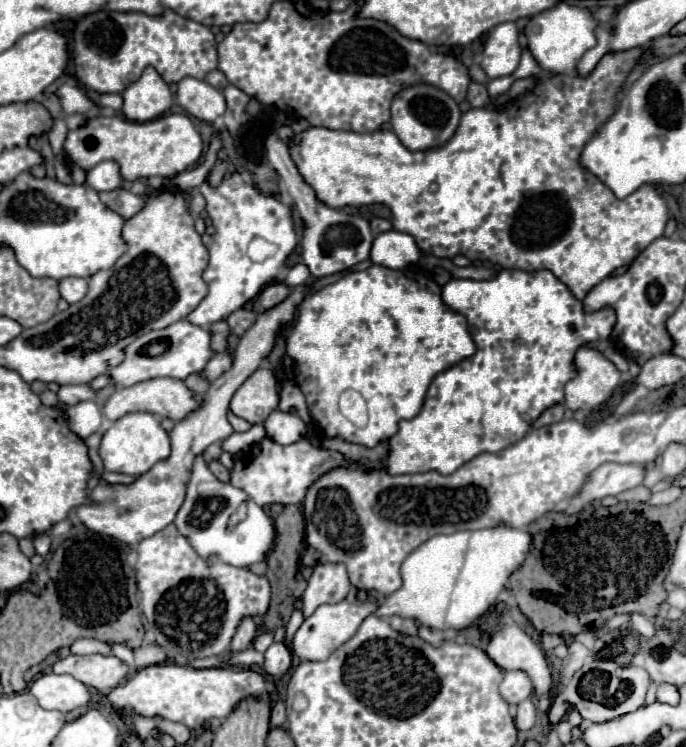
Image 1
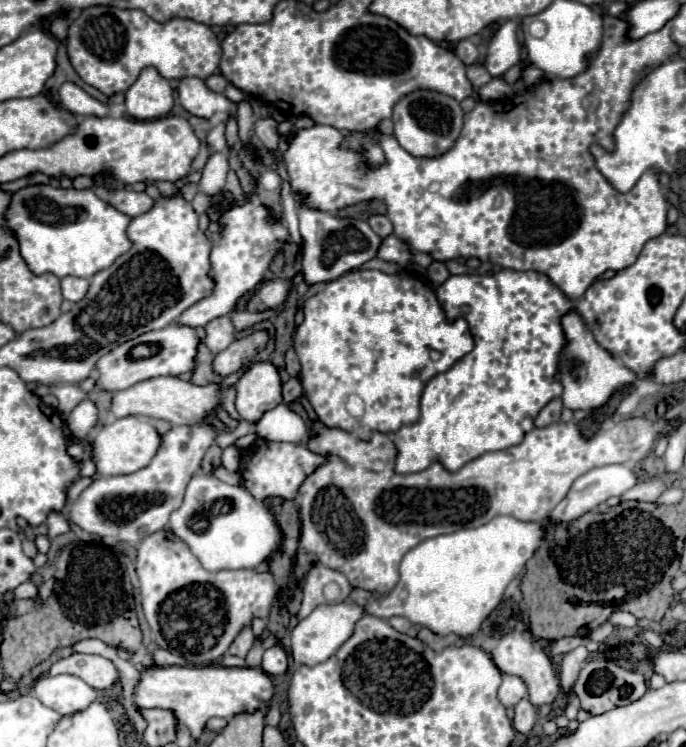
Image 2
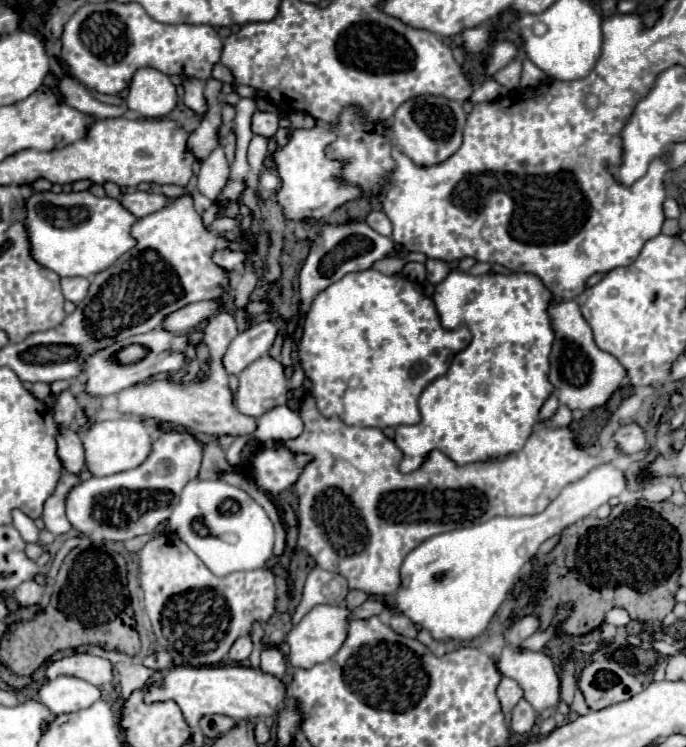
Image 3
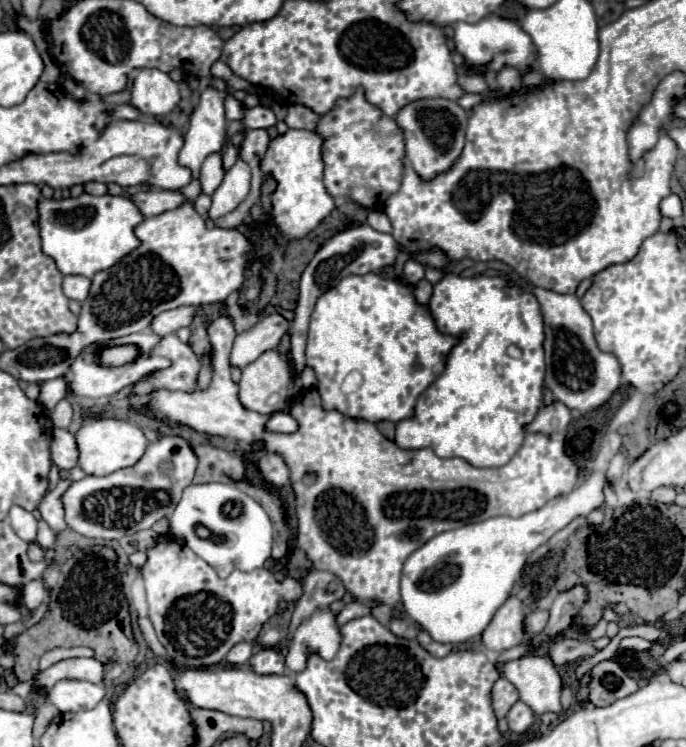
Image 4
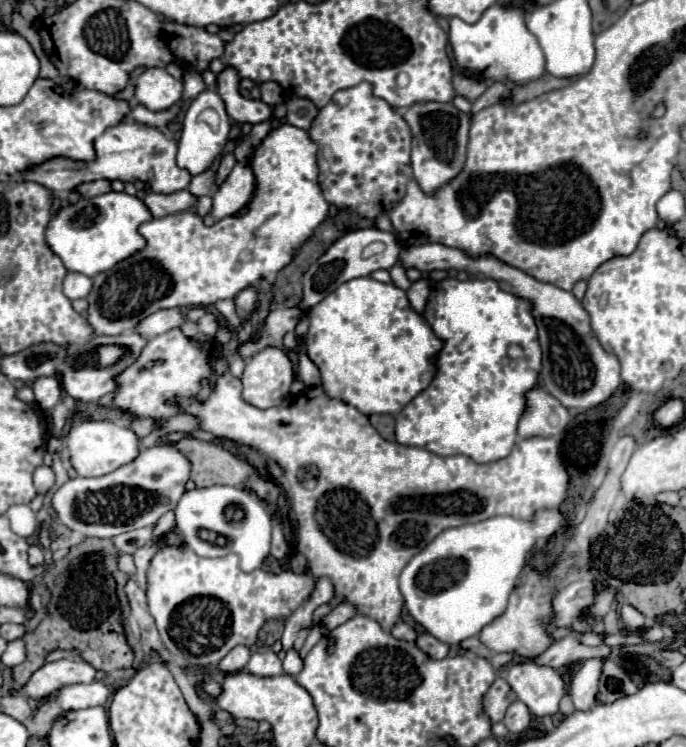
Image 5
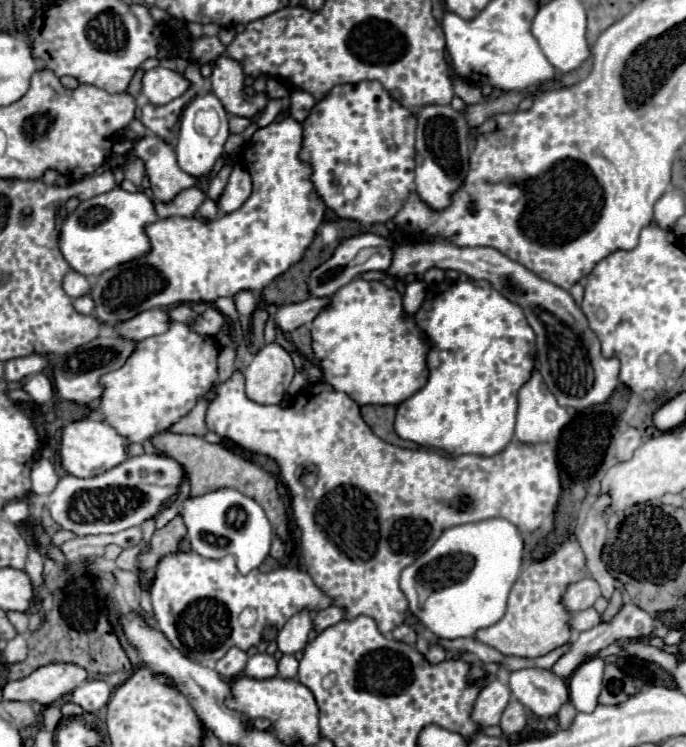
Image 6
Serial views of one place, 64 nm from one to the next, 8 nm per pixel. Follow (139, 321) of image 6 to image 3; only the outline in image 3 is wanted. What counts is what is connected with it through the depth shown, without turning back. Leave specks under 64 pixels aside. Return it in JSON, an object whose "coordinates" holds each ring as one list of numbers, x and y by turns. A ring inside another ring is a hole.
{"coordinates":[[212,300,212,302,196,302,196,304,188,304,172,314,168,314,162,322,162,328,166,332,188,332,190,328,198,326,202,320,212,318,220,308,220,302]]}

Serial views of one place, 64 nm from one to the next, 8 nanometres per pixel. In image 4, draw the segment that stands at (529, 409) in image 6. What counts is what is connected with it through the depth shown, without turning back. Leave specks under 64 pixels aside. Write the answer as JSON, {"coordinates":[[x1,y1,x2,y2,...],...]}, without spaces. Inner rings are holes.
{"coordinates":[[554,400,548,406,540,406,534,420,524,426,524,432,540,432,540,434,552,434,552,432,564,432,570,424,570,410]]}

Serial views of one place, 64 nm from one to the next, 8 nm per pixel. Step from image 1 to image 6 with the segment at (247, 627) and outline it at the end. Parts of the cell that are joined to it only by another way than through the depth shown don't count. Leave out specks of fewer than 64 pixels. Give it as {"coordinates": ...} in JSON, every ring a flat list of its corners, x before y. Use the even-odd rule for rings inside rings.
{"coordinates":[[230,648,230,650,226,652,226,656,216,662,216,670,218,670,220,676,224,676,226,680,234,680,234,678,238,678,238,676,242,674,246,662,248,662,246,652,242,652,242,650,238,650,238,648]]}

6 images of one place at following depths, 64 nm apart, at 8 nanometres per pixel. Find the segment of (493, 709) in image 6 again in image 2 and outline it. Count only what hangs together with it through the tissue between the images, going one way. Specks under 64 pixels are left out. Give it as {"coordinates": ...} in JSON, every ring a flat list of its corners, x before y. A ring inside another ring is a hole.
{"coordinates":[[504,676,500,690,498,690,498,698,506,708,514,708,522,698,526,698,528,690,524,688,524,682,518,676]]}

